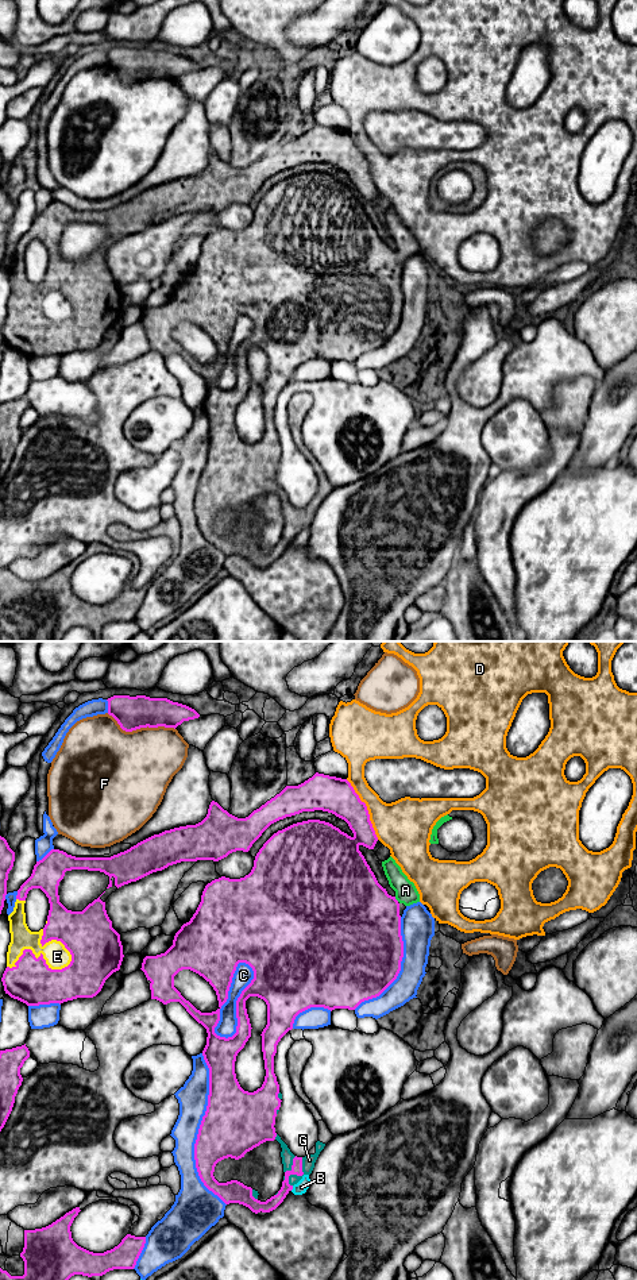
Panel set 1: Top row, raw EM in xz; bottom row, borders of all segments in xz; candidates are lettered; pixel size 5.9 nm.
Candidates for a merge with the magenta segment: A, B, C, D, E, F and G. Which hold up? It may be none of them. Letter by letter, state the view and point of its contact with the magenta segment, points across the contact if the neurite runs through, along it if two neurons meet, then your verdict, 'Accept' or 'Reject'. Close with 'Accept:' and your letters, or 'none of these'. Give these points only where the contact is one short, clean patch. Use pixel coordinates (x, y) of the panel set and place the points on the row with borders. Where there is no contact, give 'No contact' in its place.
A: Touches magenta at xz (396, 899). Accept
B: Touches magenta at xz (292, 1188). Reject
C: Touches magenta at xz (227, 998). Reject
D: Touches magenta at xz (366, 809). Reject
E: Touches magenta at xz (41, 955). Accept
F: Touches magenta at xz (141, 727). Reject
G: Touches magenta at xz (298, 1175). Accept
Accept: A, E, G

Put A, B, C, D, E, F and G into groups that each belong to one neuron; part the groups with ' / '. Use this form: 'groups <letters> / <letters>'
groups A E G / B / C / D / F

